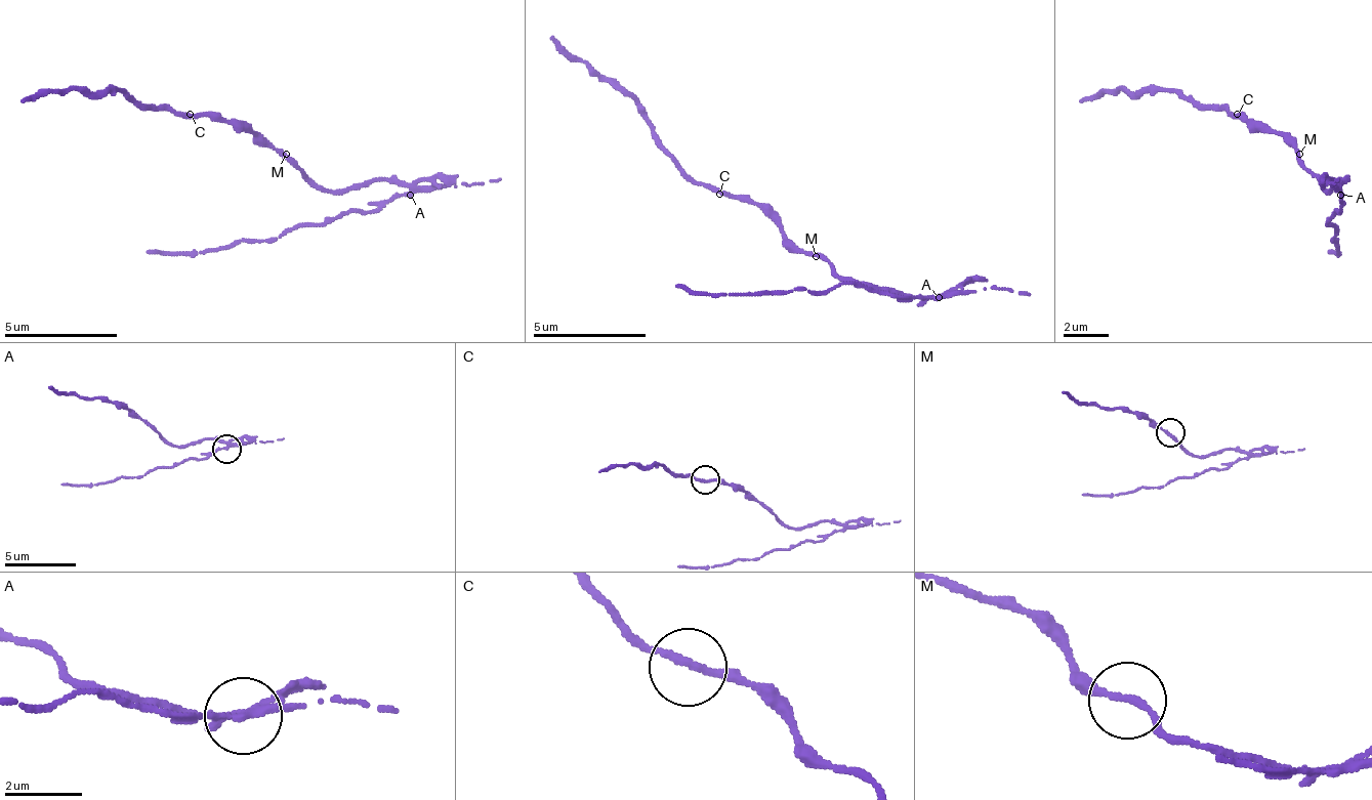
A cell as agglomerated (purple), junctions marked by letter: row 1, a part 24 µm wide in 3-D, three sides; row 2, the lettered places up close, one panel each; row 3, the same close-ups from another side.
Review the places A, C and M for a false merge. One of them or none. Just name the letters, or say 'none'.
A

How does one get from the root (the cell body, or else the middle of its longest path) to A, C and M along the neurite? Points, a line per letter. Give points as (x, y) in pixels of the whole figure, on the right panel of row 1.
A: (1305, 171), (1322, 187), (1339, 182), (1339, 194)
C: (1305, 171), (1294, 148), (1288, 148), (1271, 131), (1259, 131), (1243, 114), (1237, 114)
M: (1305, 171), (1305, 159), (1299, 154)

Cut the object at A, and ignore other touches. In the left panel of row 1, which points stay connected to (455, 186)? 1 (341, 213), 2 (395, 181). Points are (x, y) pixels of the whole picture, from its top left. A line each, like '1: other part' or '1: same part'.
1: other part
2: same part

